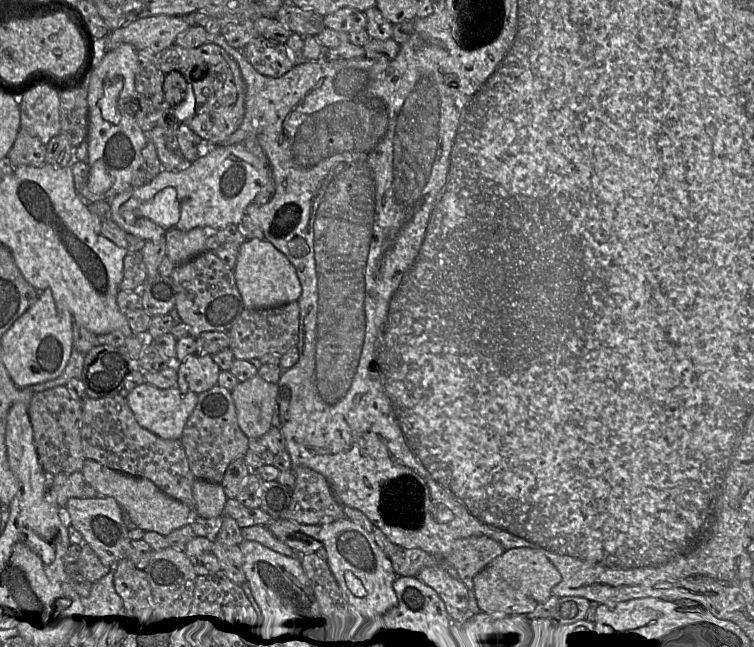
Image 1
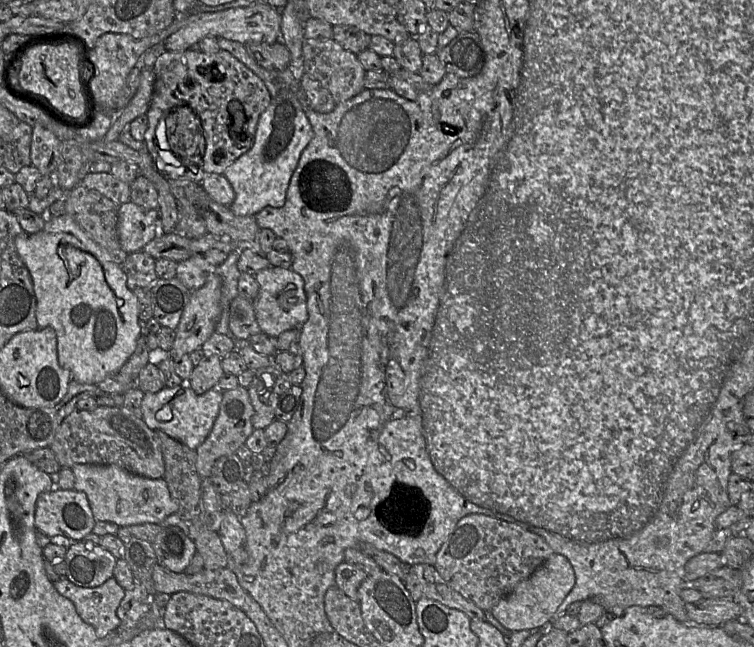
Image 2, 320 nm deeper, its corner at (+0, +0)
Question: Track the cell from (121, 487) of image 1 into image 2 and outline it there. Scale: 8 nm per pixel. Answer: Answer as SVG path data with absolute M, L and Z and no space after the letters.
M76 464L71 469L75 475L74 490L87 495L96 521L112 522L120 527L143 523L160 524L178 511L178 504L171 497L164 478L146 478L117 465Z

